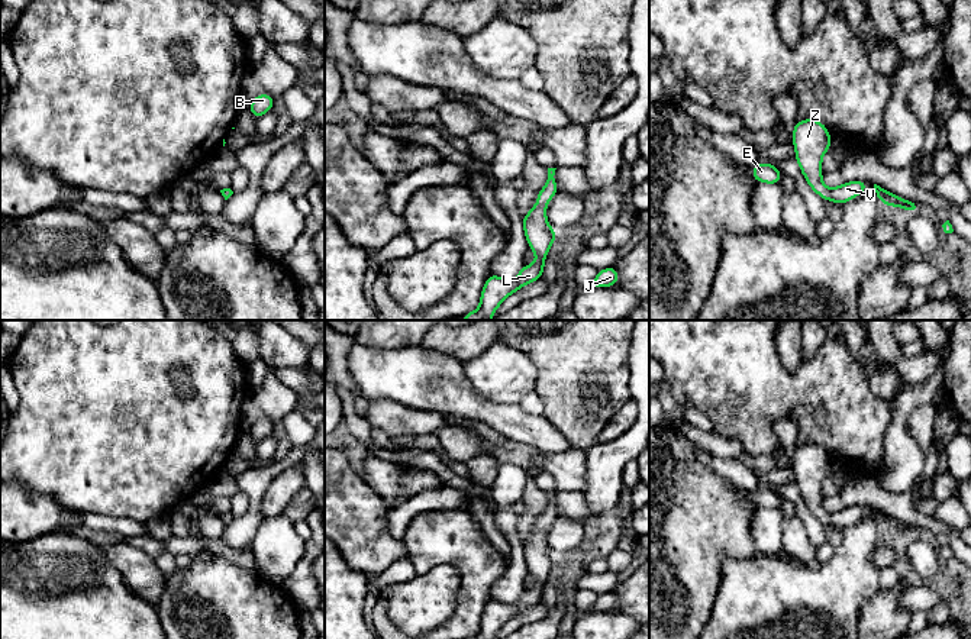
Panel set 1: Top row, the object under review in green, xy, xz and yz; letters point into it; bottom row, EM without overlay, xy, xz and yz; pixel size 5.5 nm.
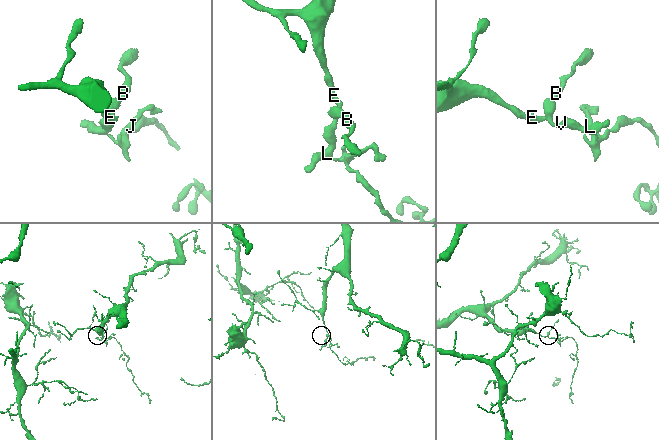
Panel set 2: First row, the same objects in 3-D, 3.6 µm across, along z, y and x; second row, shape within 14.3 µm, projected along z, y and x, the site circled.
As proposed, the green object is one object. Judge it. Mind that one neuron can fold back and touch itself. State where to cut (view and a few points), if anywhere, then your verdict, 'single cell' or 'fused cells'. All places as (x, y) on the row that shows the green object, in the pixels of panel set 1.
cut none; single cell

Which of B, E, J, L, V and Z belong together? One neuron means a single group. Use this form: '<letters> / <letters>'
B E J L V Z

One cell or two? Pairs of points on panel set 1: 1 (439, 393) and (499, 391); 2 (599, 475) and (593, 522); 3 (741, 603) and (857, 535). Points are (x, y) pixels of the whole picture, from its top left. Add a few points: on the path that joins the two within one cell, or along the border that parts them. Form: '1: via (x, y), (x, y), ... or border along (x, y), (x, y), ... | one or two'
1: border along (463, 364), (477, 393), (507, 403) | two
2: via (599, 487), (599, 510) | one
3: via (773, 603), (781, 599), (806, 599), (838, 567) | one

